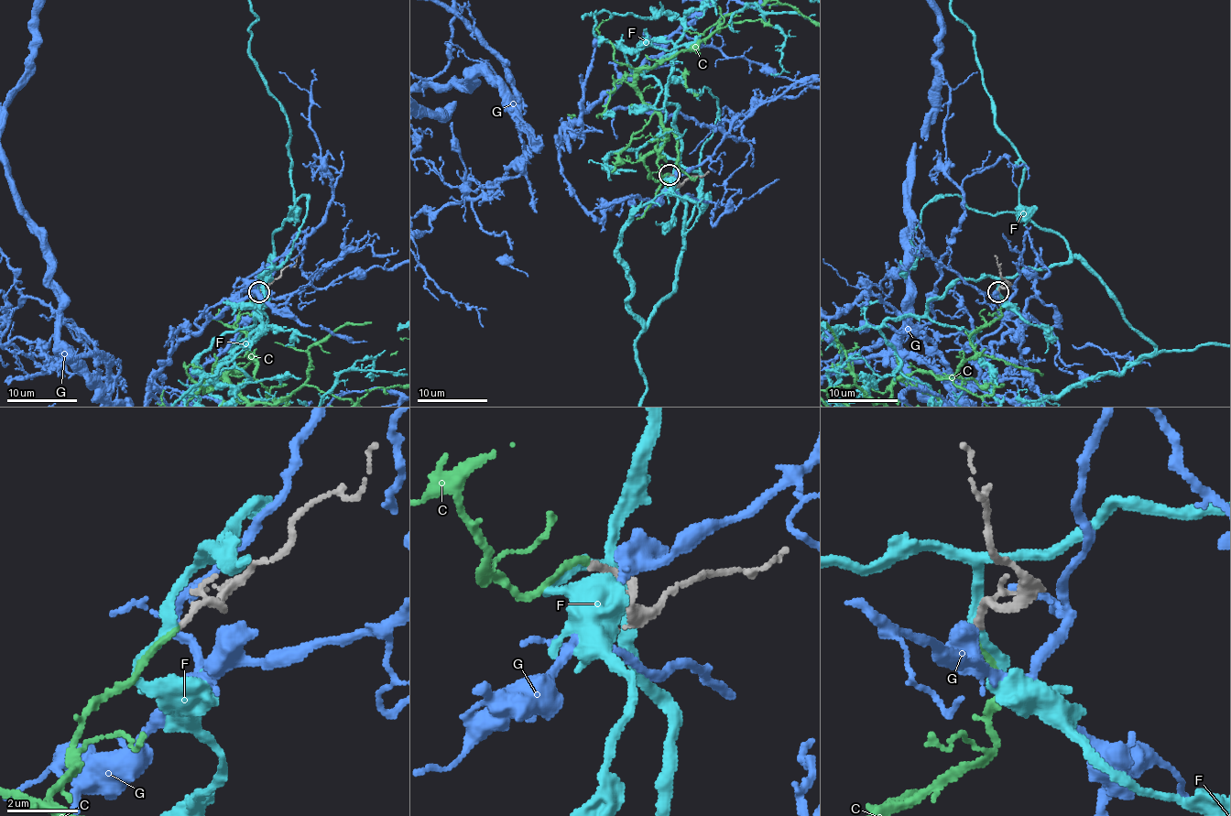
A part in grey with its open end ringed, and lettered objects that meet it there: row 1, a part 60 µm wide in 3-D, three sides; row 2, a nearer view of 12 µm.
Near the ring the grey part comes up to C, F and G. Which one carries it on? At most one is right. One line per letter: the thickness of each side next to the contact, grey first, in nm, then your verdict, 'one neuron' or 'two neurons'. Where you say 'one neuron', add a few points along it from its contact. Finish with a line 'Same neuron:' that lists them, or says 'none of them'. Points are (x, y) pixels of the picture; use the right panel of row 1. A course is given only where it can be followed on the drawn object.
C: 140 nm thick on the grey side, 170 nm on the other; one neuron
F: 130 nm thick on the grey side, 240 nm on the other; two neurons
G: 140 nm thick on the grey side, 160 nm on the other; two neurons
Same neuron: C

